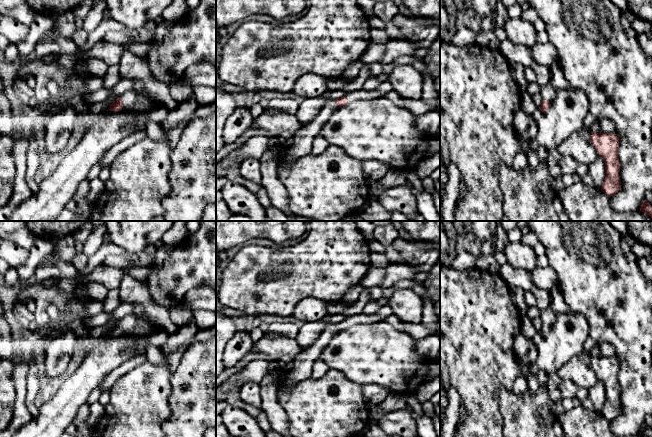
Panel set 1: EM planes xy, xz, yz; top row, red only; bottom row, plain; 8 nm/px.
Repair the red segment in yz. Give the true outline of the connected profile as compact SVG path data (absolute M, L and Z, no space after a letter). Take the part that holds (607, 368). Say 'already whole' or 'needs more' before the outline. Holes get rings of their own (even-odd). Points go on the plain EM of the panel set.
already whole | M591 355L590 365L605 386L606 400L601 414L611 421L621 413L618 382L619 362L616 358Z

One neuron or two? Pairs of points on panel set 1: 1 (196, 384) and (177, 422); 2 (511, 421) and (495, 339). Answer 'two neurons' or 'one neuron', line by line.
1: one neuron
2: two neurons

